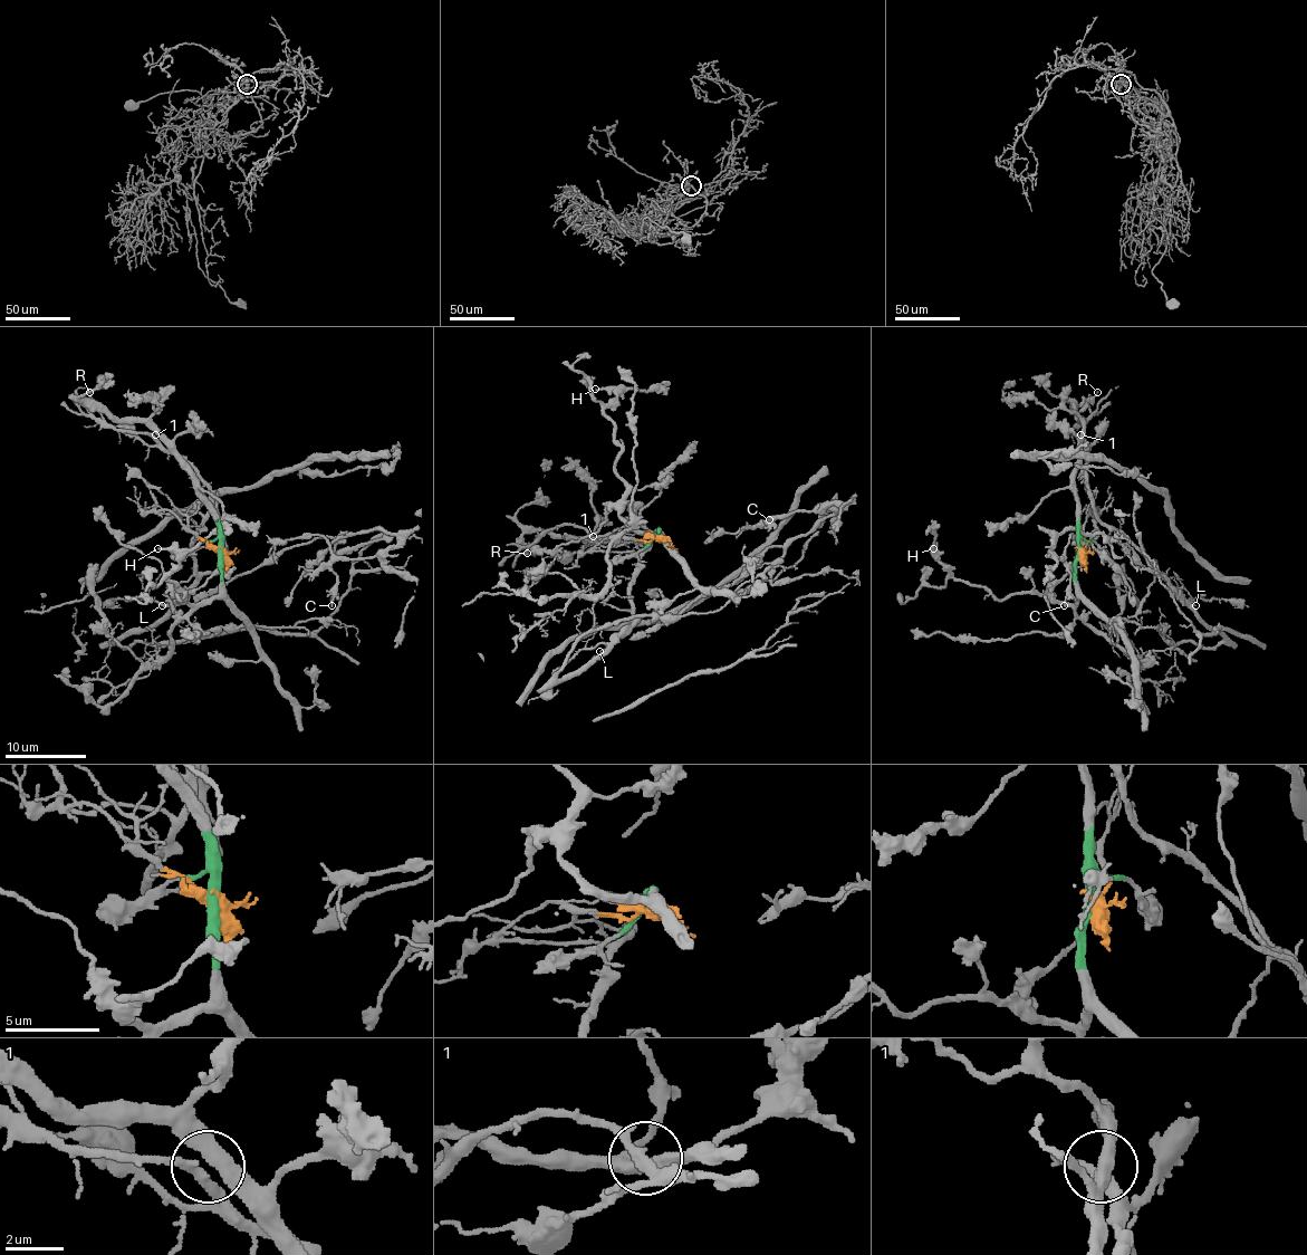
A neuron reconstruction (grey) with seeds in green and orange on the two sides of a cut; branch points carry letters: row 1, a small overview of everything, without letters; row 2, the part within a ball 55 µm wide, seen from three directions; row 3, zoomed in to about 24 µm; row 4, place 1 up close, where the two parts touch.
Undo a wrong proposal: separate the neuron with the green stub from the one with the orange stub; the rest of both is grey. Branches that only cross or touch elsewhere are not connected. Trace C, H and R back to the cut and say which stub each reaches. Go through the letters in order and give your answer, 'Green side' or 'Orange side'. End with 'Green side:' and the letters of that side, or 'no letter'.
C: Orange side
H: Green side
R: Green side
Green side: H, R

